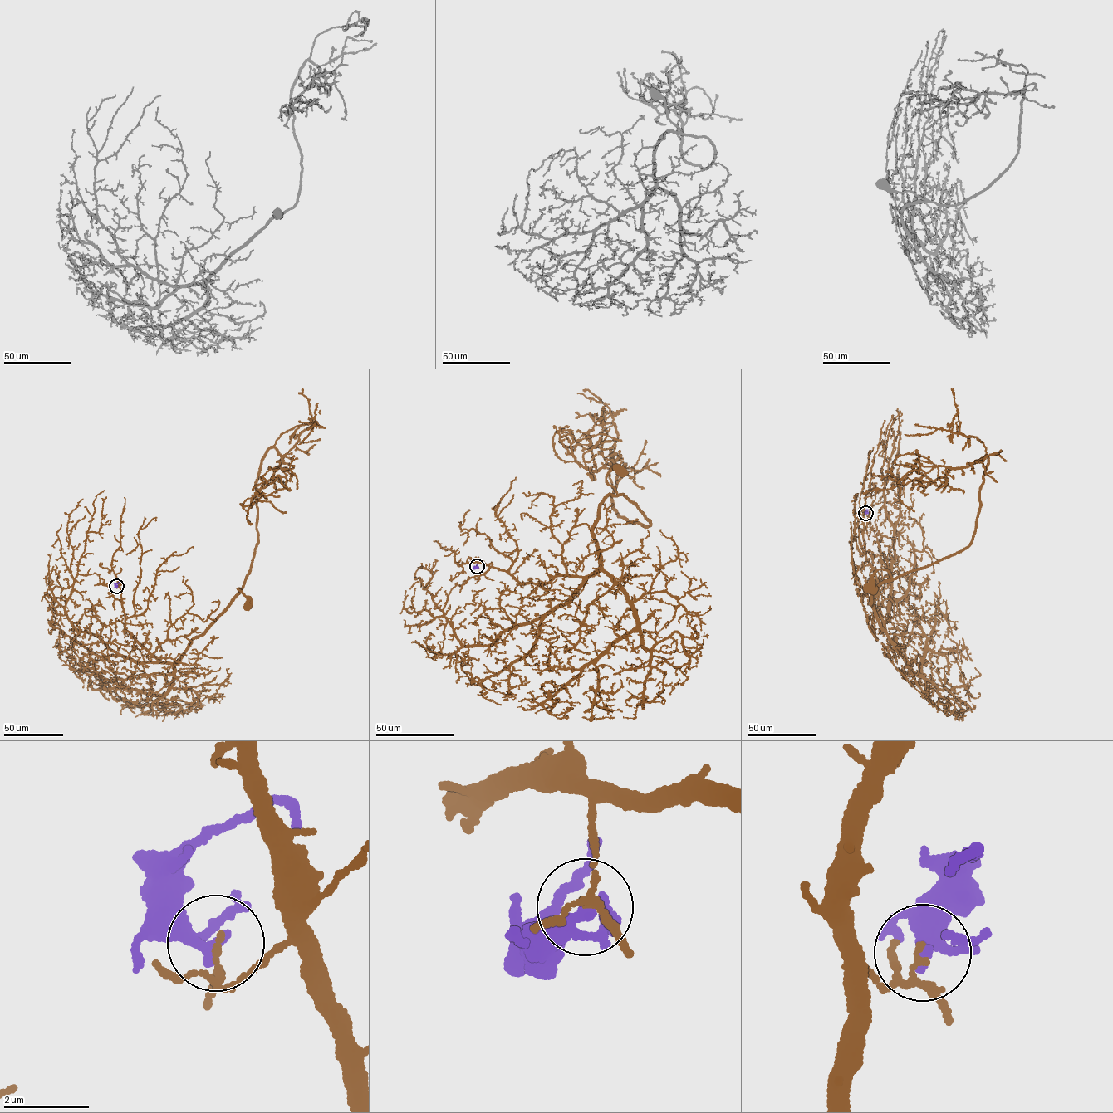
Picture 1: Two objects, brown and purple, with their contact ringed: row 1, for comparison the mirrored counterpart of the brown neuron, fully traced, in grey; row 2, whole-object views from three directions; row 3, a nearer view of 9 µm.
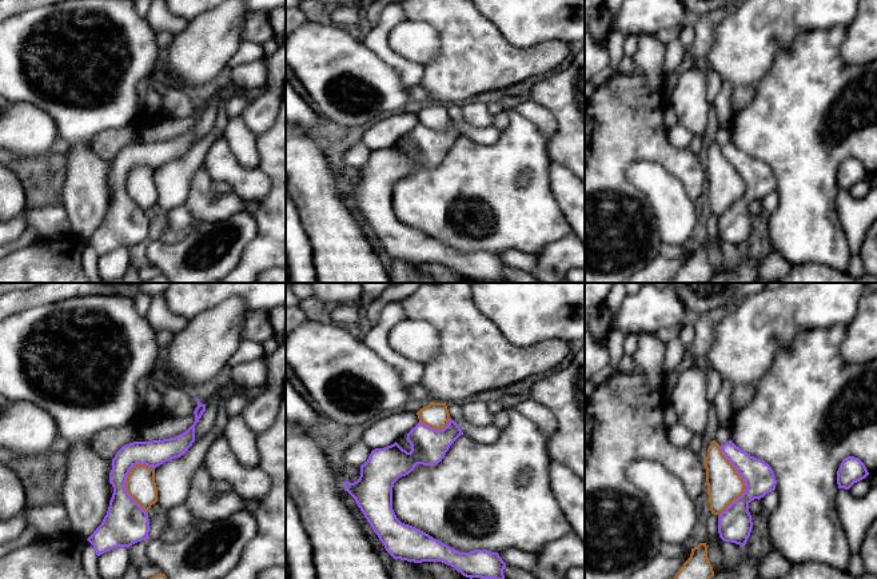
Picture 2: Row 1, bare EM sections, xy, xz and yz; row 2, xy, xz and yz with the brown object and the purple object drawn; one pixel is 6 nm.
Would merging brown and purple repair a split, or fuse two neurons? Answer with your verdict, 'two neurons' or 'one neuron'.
two neurons

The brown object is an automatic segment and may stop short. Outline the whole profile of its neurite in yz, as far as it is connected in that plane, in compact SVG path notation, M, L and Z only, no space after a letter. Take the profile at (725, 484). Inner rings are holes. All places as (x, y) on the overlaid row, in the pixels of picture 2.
M715 440L710 443L703 463L710 511L714 515L721 515L734 500L742 496L746 486Z

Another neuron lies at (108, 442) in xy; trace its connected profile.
M148 386L147 404L139 416L119 428L107 428L96 434L92 439L92 450L99 455L113 459L116 452L125 444L141 442L137 431L148 424L160 422L166 416L162 395Z

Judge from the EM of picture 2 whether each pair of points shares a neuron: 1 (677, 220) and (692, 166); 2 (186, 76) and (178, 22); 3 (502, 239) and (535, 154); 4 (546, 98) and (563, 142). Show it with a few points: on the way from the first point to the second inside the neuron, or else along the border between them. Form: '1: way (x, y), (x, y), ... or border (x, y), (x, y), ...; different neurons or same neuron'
1: border (662, 167), (681, 183), (693, 200); different neurons
2: border (188, 22), (175, 34); different neurons
3: way (518, 218), (535, 199), (535, 175); same neuron
4: way (557, 108), (563, 115), (563, 131); same neuron

